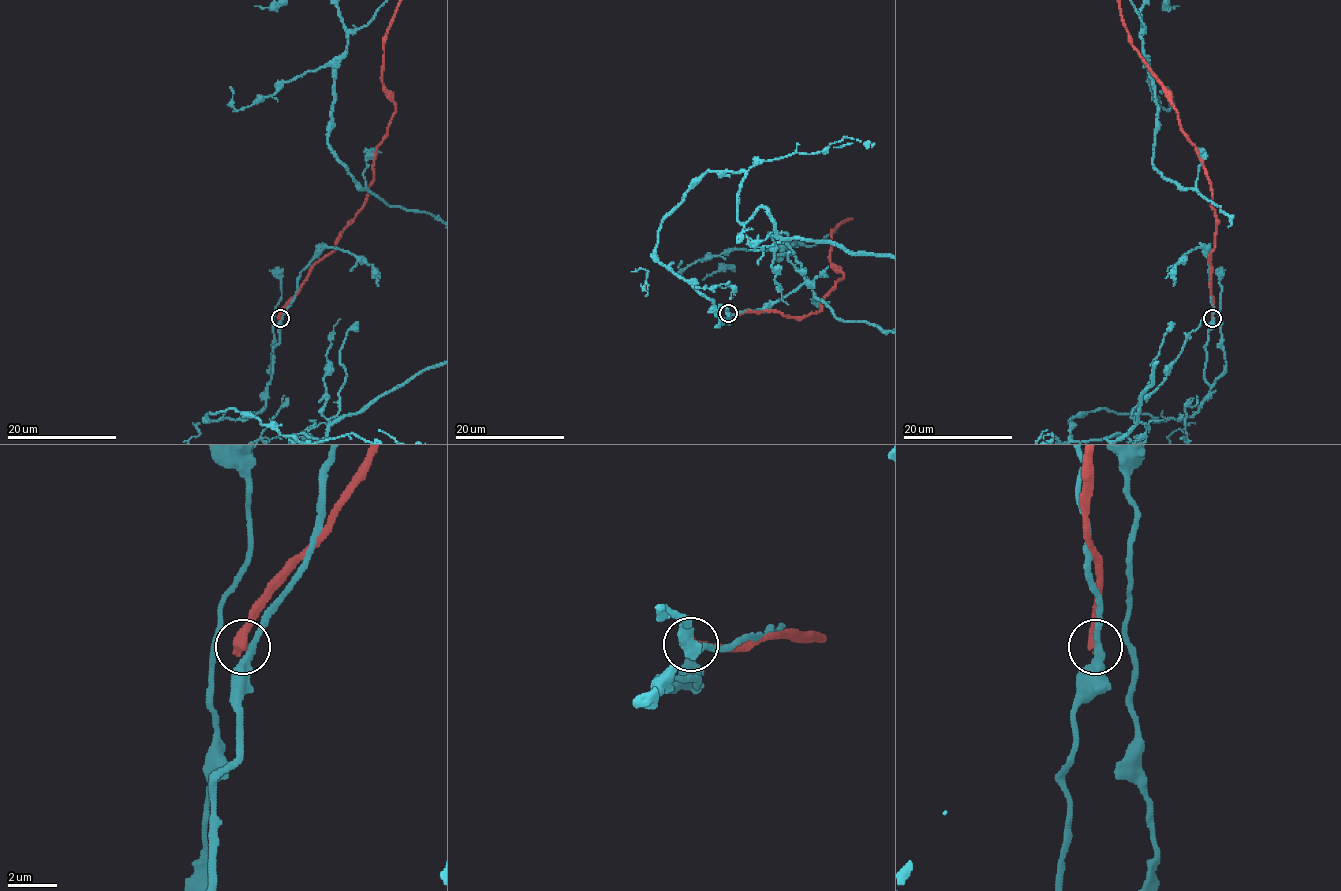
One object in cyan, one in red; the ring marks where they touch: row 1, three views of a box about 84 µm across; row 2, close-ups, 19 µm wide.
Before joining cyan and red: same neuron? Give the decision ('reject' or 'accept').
reject

